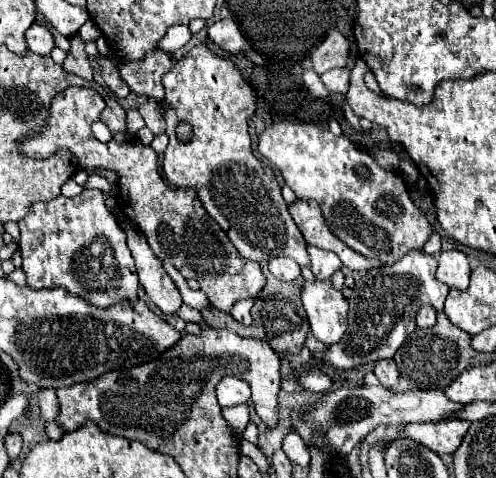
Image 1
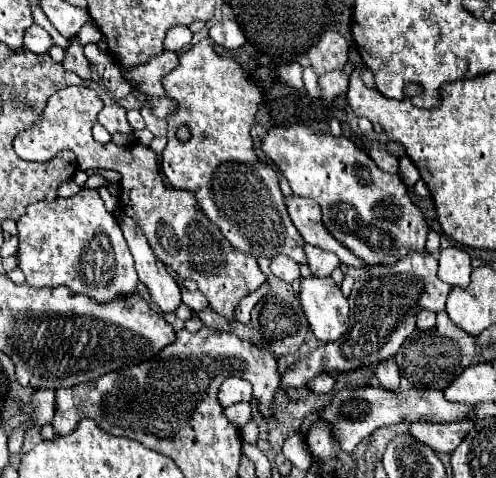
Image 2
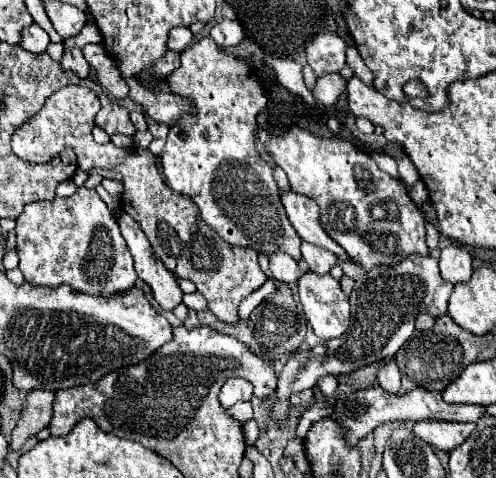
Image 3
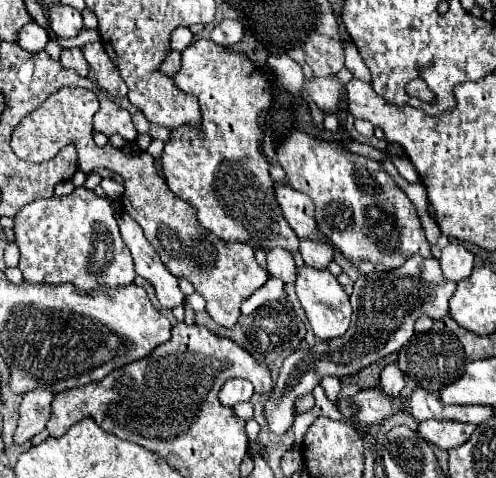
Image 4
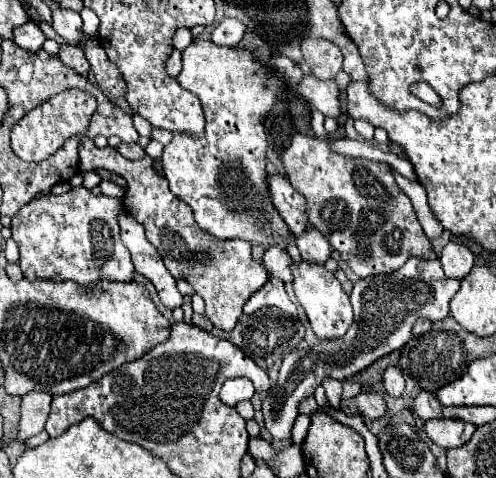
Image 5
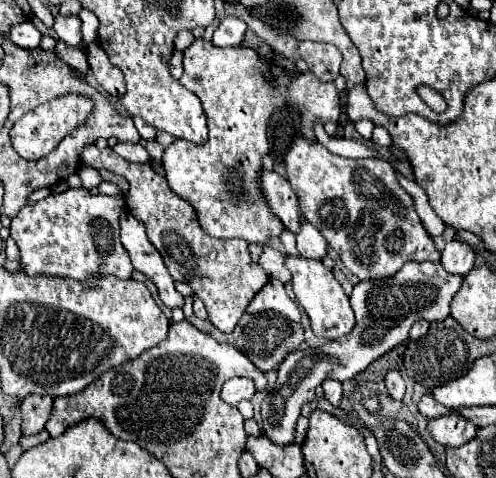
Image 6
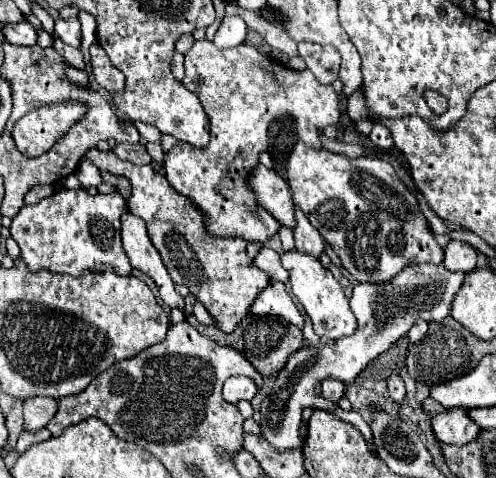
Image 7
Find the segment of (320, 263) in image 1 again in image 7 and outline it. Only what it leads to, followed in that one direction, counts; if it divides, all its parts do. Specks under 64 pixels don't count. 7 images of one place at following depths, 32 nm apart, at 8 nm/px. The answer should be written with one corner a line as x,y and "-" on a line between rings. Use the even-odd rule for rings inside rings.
296,210
296,230
294,230
294,240
296,240
296,250
310,254
314,258
320,258
320,254
324,254
324,238
320,236
320,232
308,222
308,218
304,216
304,212

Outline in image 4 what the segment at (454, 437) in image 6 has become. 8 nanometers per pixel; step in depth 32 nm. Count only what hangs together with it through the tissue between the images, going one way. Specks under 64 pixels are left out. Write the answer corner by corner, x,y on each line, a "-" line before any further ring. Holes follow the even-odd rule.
424,420
424,422
418,422
416,432
426,442
432,442
442,450
450,450
464,444
474,432
474,428
476,428
474,424
460,424
450,420

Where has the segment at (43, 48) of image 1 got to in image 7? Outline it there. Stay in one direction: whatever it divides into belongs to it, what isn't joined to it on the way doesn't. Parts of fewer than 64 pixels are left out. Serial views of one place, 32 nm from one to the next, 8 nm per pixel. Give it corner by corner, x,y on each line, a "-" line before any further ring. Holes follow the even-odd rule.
20,22
20,24
10,24
4,28
4,36
8,42
18,44
18,46
34,46
38,42
38,32
30,22

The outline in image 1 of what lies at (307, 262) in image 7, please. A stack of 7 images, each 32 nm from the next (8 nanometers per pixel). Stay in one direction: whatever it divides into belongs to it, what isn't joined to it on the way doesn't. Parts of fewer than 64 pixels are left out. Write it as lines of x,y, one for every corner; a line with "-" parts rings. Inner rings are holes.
304,282
302,302
310,320
310,330
324,346
338,344
348,328
348,300
330,282

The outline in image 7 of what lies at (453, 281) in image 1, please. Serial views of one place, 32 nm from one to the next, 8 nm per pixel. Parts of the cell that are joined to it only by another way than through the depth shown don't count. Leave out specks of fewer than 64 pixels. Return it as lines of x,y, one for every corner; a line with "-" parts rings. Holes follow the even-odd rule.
450,240
444,248
444,268
450,272
472,272
476,268
476,250
460,240

